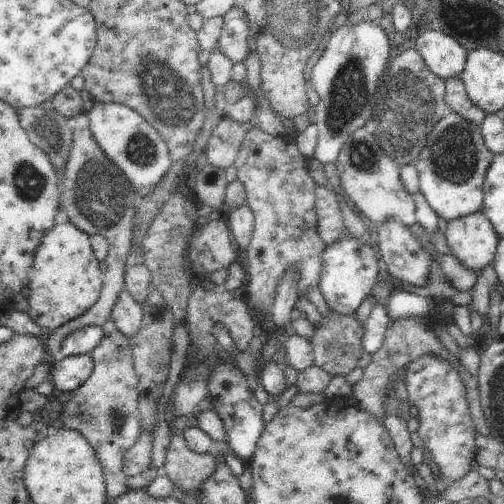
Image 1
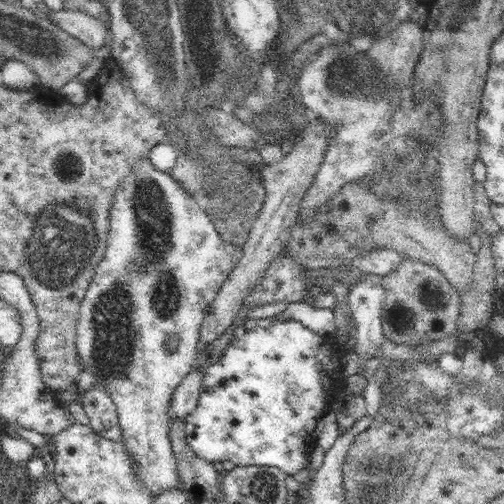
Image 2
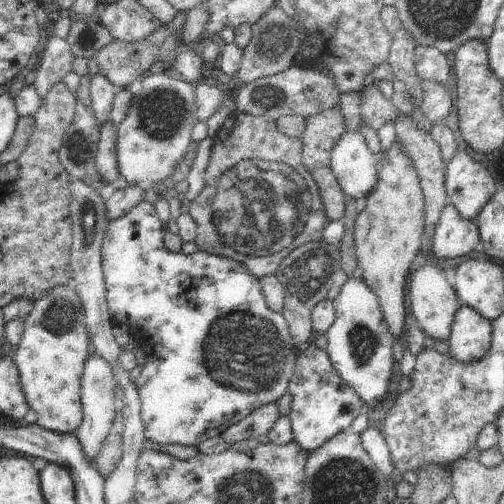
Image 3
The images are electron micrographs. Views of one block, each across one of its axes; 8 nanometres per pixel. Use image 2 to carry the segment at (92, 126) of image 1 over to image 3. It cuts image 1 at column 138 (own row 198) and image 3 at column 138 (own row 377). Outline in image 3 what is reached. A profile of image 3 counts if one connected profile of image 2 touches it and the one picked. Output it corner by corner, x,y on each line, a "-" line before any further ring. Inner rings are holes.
147,72
141,78
139,92
131,98
129,112
125,114
121,124
115,128
119,174
125,178
127,184
143,186
143,188
155,186
159,180
171,178
177,164
187,154
187,148
191,144
191,128
197,122
199,122
199,118
197,118
197,112
195,112
195,86
189,84
189,82
179,80
173,72
157,72
157,74

